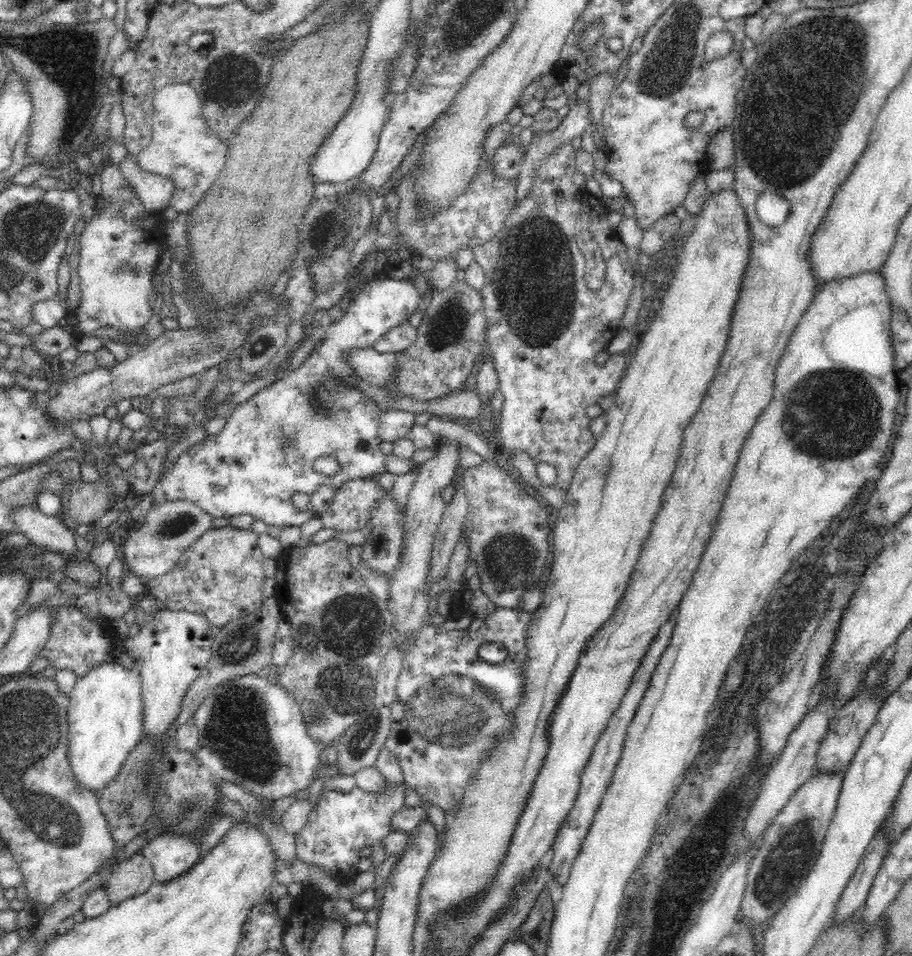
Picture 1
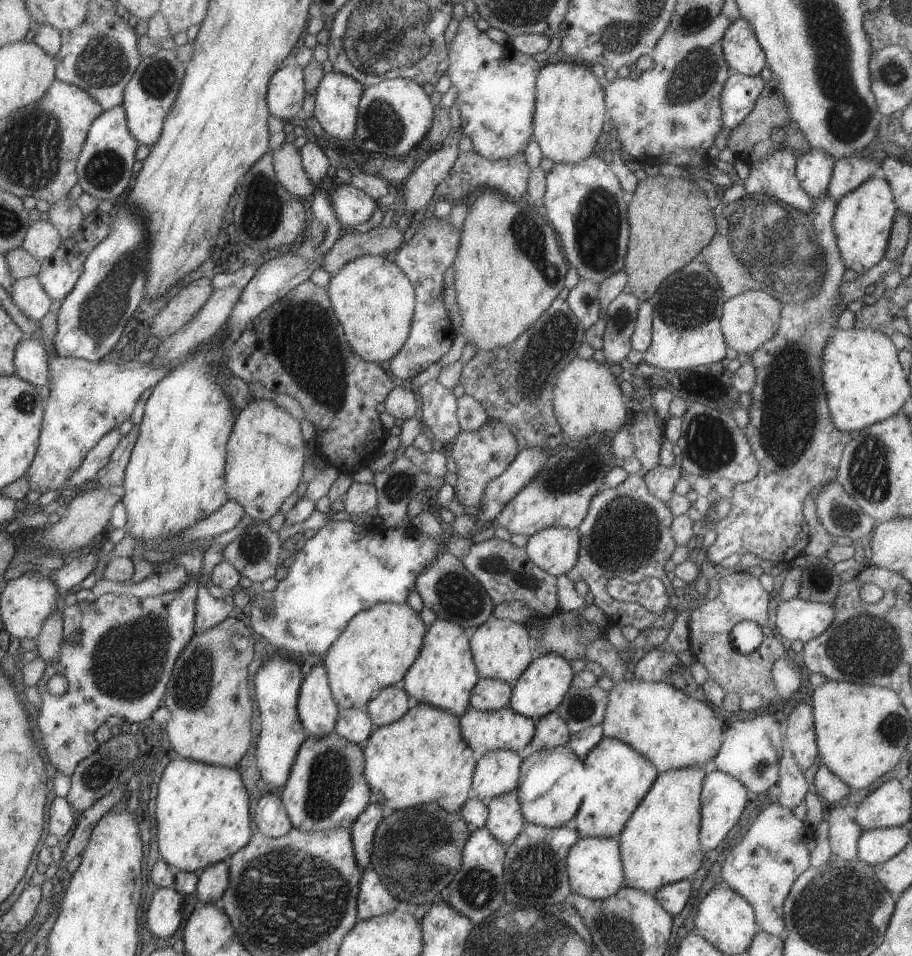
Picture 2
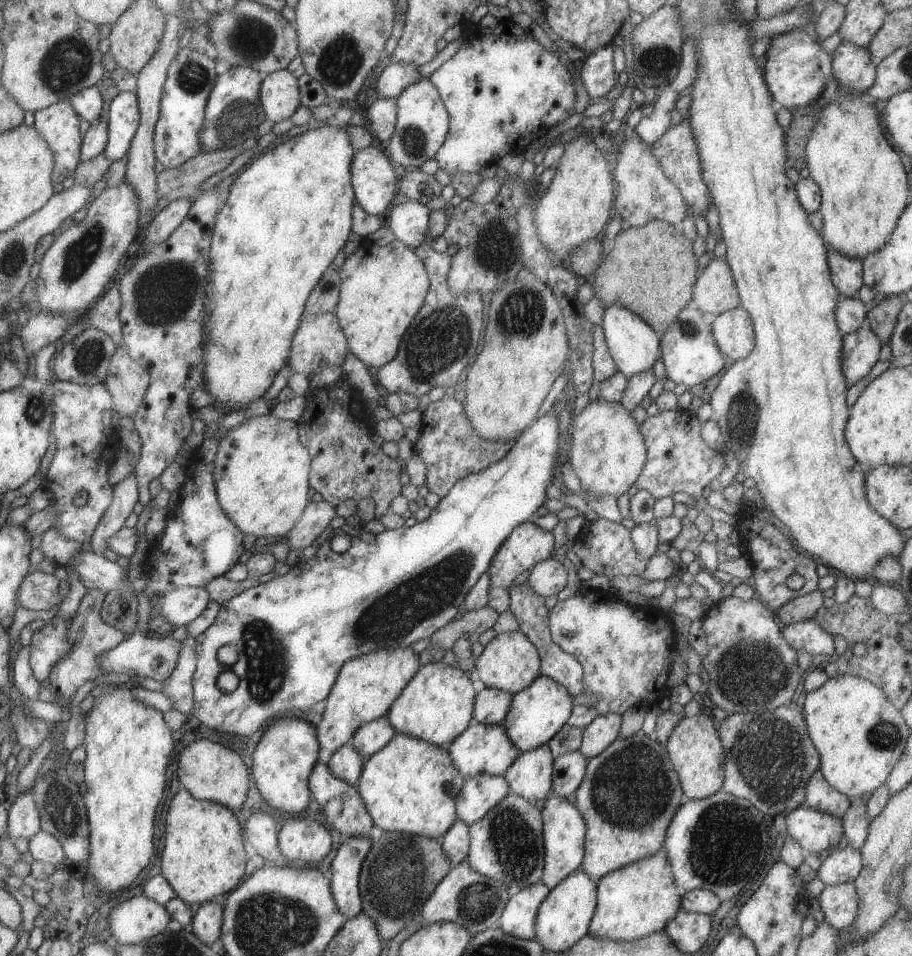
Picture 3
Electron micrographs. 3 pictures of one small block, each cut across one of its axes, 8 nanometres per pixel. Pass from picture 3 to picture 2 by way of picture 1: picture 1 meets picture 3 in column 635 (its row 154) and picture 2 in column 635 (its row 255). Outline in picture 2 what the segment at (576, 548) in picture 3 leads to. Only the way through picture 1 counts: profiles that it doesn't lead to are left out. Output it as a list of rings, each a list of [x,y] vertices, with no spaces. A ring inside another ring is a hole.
[[[629,473],[627,480],[615,488],[602,488],[589,502],[587,514],[576,531],[580,536],[580,547],[575,566],[564,575],[571,582],[583,582],[593,596],[593,604],[605,614],[609,624],[632,626],[635,630],[651,628],[671,628],[676,609],[682,599],[675,596],[671,582],[666,580],[663,564],[675,548],[670,533],[672,514],[667,504],[649,492],[643,475]],[[649,577],[658,578],[664,583],[667,592],[667,608],[663,614],[649,612],[635,603],[624,603],[607,594],[607,580],[620,578],[623,582],[637,584]]]

